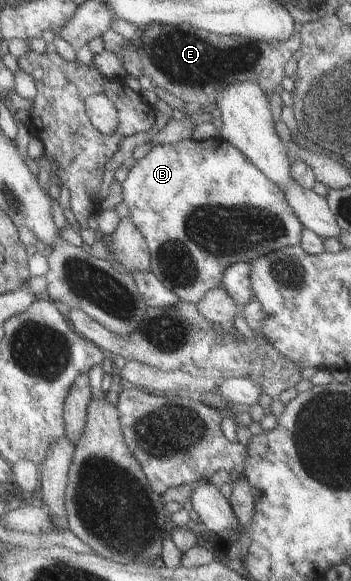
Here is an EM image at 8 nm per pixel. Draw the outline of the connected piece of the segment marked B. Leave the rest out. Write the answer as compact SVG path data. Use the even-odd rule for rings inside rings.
M213 137L206 140L183 139L173 144L161 144L151 147L143 158L136 160L128 169L127 175L123 182L120 183L122 190L122 202L128 210L129 220L133 222L135 228L141 233L147 252L149 253L149 271L153 276L163 284L167 290L171 290L173 294L181 300L181 302L193 303L201 300L201 296L205 296L205 292L217 287L221 282L221 274L225 272L225 268L235 264L236 262L251 262L265 256L267 252L277 252L277 249L285 248L291 245L298 245L303 226L299 224L297 216L291 212L291 209L285 204L285 198L271 180L267 180L261 171L257 170L249 160L245 158L236 148L233 148L226 140Z

